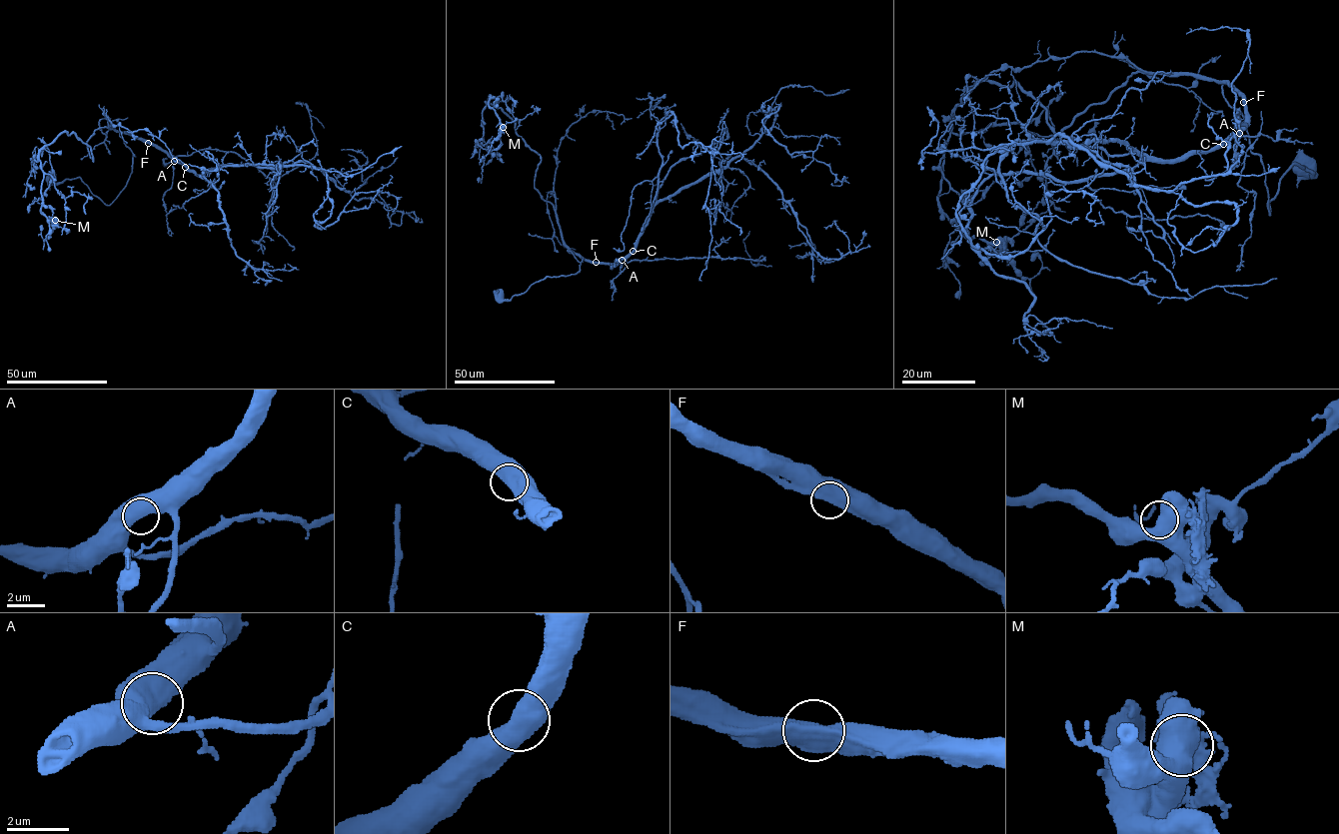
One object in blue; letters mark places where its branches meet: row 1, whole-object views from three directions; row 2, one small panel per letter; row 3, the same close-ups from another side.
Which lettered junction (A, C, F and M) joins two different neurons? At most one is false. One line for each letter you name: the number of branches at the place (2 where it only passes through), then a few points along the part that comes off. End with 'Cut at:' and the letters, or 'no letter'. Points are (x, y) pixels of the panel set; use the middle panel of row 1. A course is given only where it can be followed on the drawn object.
Cut at: no letter

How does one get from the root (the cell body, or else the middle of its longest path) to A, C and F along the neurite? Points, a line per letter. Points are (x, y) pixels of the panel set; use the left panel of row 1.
A: (51, 178), (61, 183), (79, 177), (109, 205), (132, 172), (133, 153), (121, 133), (156, 144), (174, 161)
C: (51, 178), (61, 183), (79, 177), (109, 205), (132, 172), (133, 153), (121, 133), (156, 144), (185, 167)
F: (51, 178), (61, 183), (79, 177), (109, 205), (132, 172), (132, 152), (119, 135), (131, 133), (148, 143)

